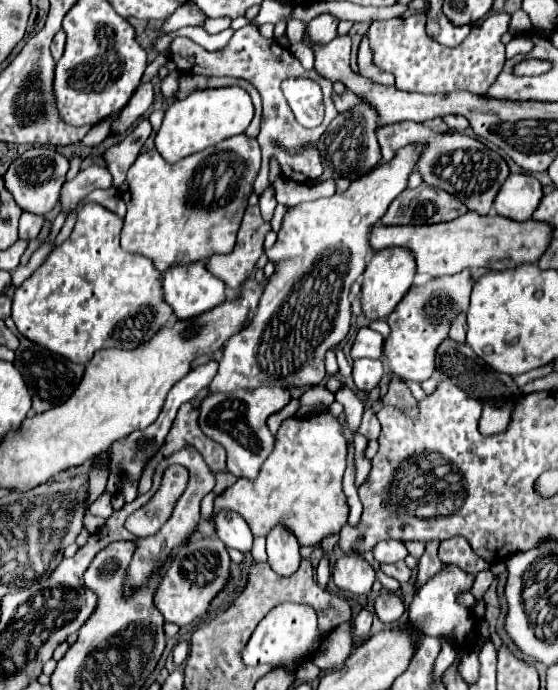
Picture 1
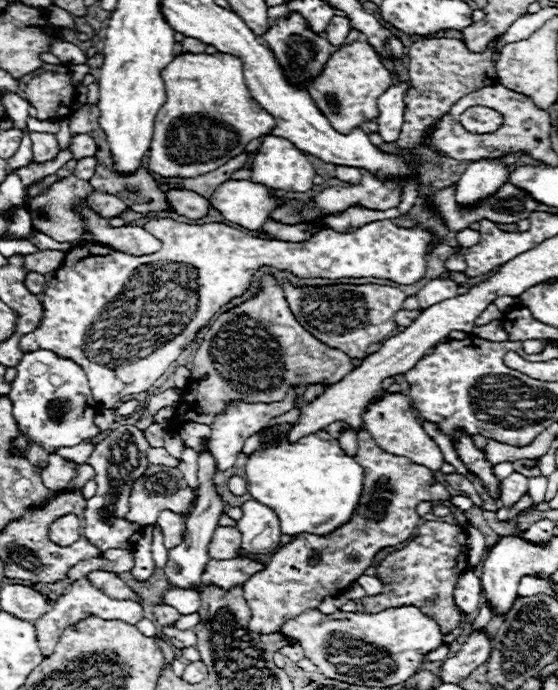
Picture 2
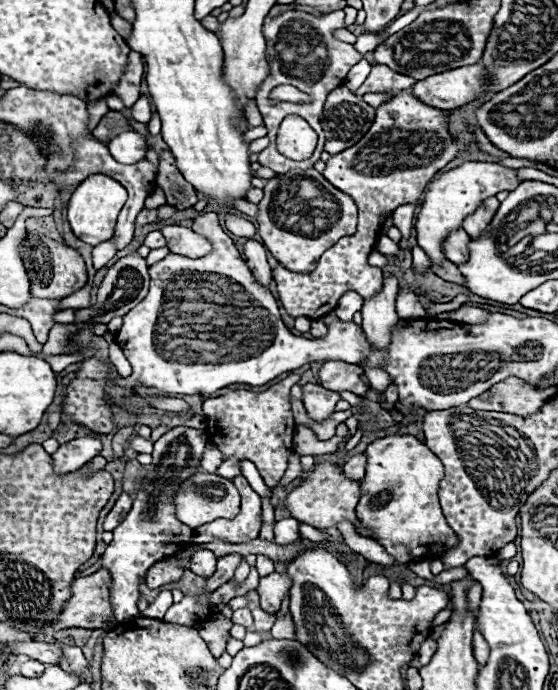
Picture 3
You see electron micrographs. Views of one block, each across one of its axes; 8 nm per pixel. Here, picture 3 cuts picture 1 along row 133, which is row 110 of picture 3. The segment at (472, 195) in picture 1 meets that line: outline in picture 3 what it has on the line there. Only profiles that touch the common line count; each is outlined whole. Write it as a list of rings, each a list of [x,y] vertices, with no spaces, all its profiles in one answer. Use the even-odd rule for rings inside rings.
[[[400,92],[390,102],[382,104],[376,110],[376,120],[364,138],[356,146],[334,154],[326,162],[324,170],[324,178],[338,190],[352,196],[358,204],[358,232],[340,238],[332,248],[328,248],[322,254],[318,268],[310,274],[294,274],[284,266],[272,268],[280,302],[286,312],[294,318],[308,316],[318,320],[338,306],[338,300],[346,294],[346,290],[362,294],[364,300],[378,294],[378,290],[382,290],[384,276],[382,270],[368,266],[366,258],[374,248],[374,240],[380,236],[380,212],[396,210],[402,204],[414,204],[434,174],[452,160],[454,140],[450,138],[448,122],[440,110],[426,108],[408,92]]]

